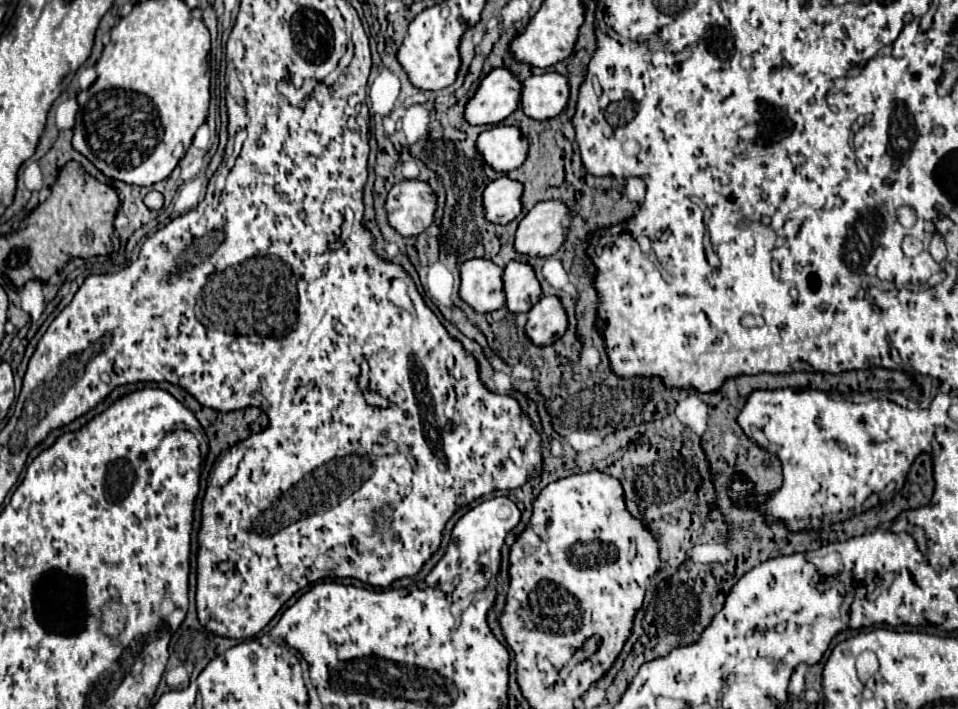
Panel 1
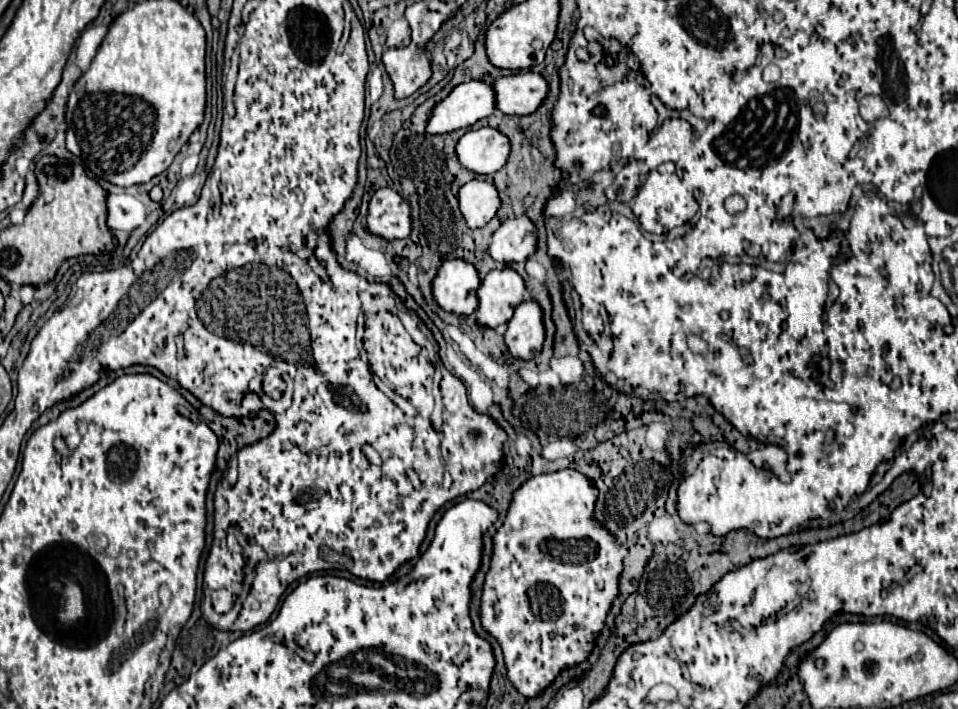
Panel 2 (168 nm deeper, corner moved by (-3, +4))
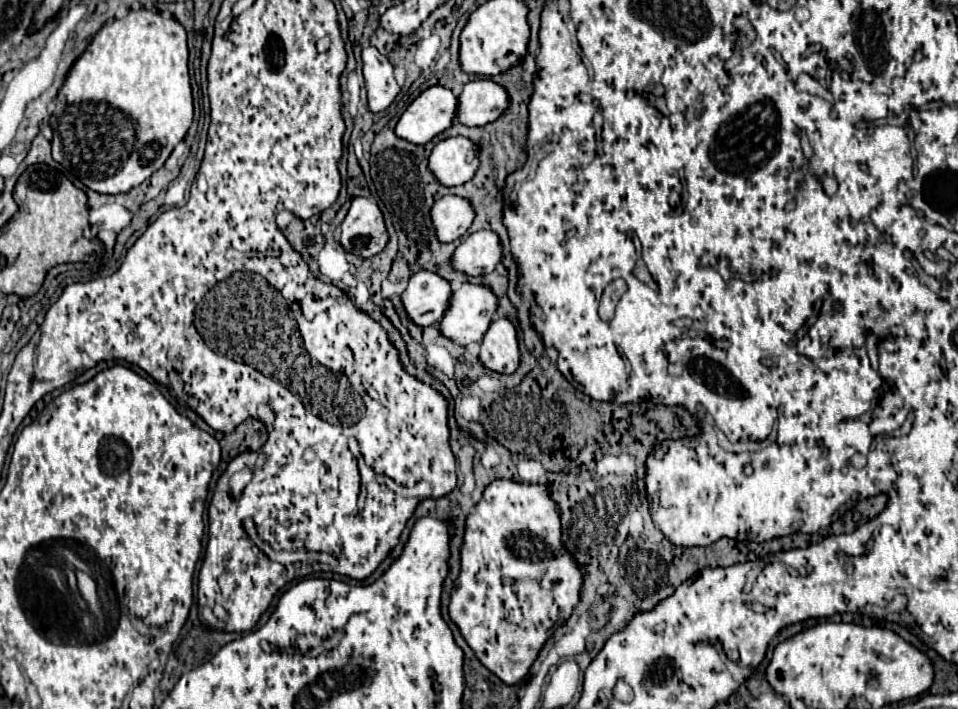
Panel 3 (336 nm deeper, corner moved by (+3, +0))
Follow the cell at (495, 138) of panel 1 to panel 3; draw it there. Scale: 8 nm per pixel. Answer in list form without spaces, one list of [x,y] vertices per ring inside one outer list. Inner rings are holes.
[[[449,137],[435,145],[429,157],[431,171],[443,185],[463,185],[479,169],[479,147],[469,137]]]

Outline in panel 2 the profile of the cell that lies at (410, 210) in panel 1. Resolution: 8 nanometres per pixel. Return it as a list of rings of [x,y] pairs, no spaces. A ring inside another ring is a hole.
[[[391,187],[377,189],[369,201],[365,231],[381,239],[405,239],[411,233],[411,207]]]

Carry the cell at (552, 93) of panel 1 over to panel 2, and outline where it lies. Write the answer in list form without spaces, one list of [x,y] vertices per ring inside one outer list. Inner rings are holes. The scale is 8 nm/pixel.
[[[519,73],[499,77],[493,83],[497,109],[505,115],[529,115],[547,97],[547,81],[539,73]]]

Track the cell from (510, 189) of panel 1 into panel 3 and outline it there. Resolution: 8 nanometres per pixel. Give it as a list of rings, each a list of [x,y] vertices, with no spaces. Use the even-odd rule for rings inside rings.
[[[445,195],[431,209],[431,219],[439,233],[439,241],[449,243],[461,239],[475,221],[475,209],[467,197]]]

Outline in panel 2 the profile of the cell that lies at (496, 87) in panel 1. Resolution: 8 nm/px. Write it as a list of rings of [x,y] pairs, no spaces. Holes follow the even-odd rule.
[[[469,81],[453,87],[453,91],[433,107],[425,125],[431,135],[451,133],[461,127],[471,127],[479,119],[495,111],[495,91],[489,83]]]

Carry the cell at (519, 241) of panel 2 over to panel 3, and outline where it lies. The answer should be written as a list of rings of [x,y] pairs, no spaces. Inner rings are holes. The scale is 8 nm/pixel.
[[[477,231],[467,235],[455,249],[453,265],[467,275],[485,275],[501,263],[501,253],[501,239],[495,231]]]

